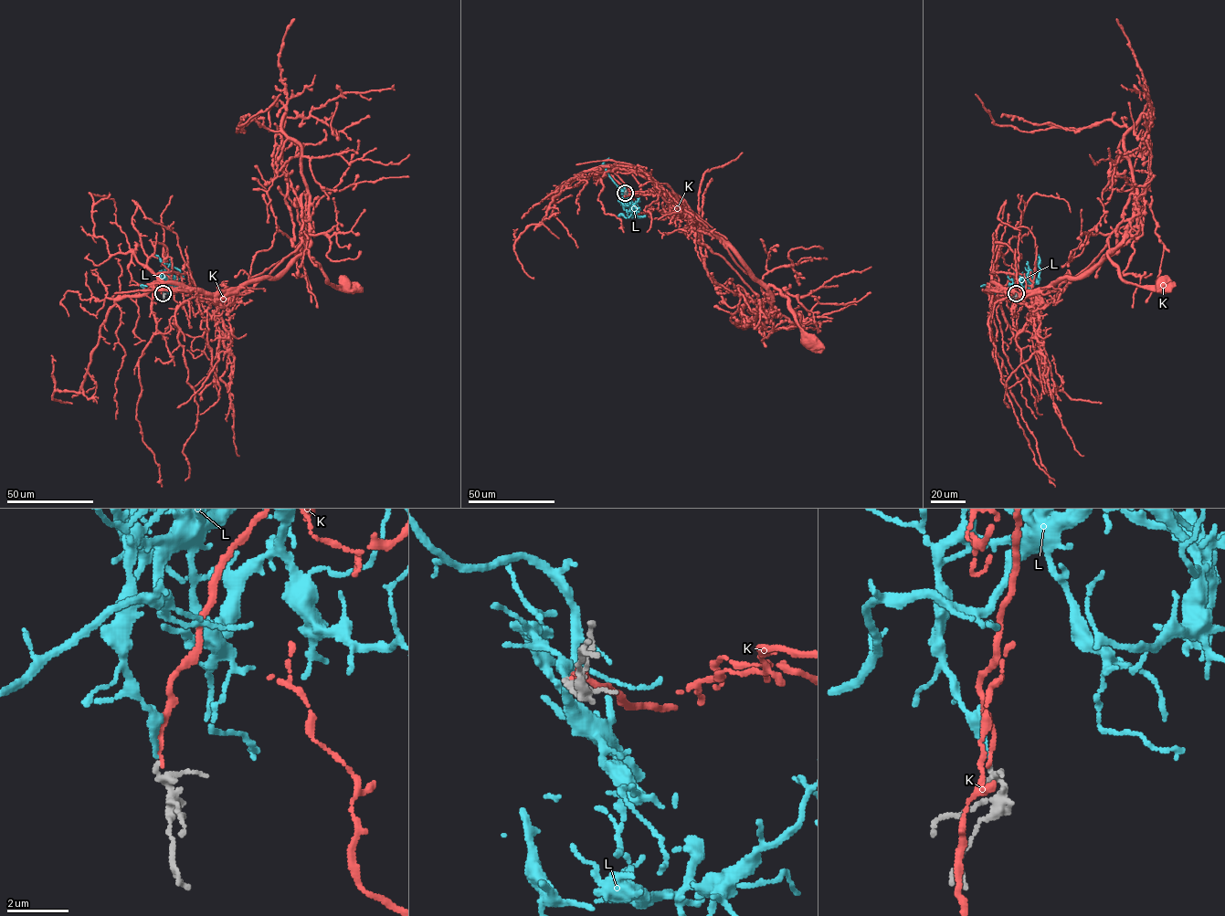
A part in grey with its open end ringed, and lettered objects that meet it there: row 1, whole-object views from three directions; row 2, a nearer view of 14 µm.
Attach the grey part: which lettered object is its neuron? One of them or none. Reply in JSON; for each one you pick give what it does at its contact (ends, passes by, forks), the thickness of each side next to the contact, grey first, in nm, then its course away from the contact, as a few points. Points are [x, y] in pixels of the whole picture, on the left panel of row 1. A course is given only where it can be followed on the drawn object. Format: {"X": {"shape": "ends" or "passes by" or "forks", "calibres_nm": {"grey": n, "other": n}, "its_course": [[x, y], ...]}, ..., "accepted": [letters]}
{"L": {"shape": "ends", "calibres_nm": {"grey": 150, "other": 170}, "its_course": [[163, 292], [162, 281], [170, 276], [173, 283], [183, 275], [155, 254]]}, "accepted": ["L"]}

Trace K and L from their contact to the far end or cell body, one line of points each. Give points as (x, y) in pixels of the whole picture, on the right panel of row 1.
K: (1016, 293), (1014, 252), (995, 242), (992, 281), (1019, 293), (1081, 277), (1107, 253), (1126, 282), (1161, 283)
L: (1016, 292), (1013, 287), (1015, 281), (1029, 276), (1036, 279), (1038, 283), (1040, 263), (1037, 259), (1039, 254)

